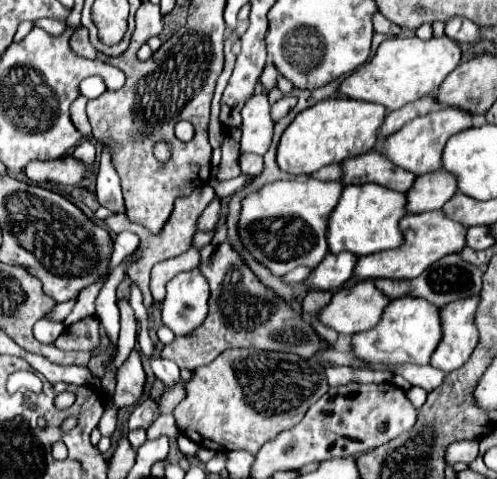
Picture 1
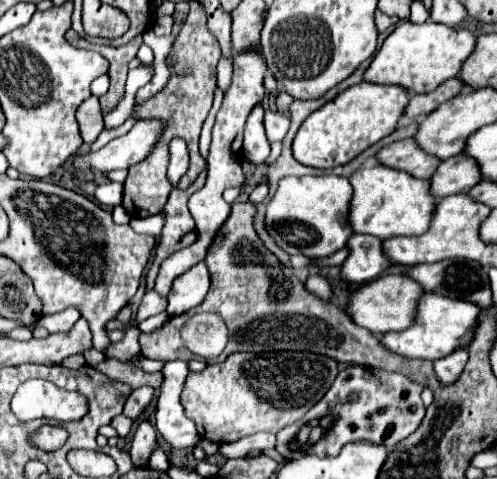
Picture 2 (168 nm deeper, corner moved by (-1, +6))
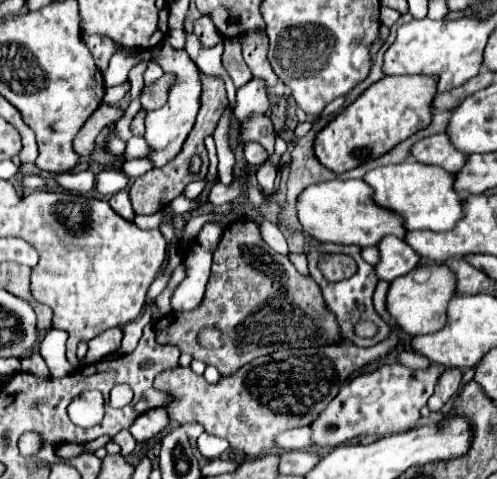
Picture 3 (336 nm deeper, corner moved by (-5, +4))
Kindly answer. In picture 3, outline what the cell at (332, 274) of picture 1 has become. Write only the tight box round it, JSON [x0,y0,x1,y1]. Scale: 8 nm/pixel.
[375,235,421,283]

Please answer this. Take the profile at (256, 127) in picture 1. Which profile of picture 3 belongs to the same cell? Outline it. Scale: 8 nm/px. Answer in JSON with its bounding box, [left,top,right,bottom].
[245,143,267,167]

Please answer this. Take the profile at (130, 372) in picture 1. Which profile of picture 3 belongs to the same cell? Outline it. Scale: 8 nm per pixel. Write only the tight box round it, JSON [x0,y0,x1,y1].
[131,409,169,443]

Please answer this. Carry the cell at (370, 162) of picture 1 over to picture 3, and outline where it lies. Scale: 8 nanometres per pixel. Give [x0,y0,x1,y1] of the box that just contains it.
[411,133,467,173]

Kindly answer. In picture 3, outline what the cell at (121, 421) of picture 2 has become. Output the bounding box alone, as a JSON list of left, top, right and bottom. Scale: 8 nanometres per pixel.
[111,429,137,457]

